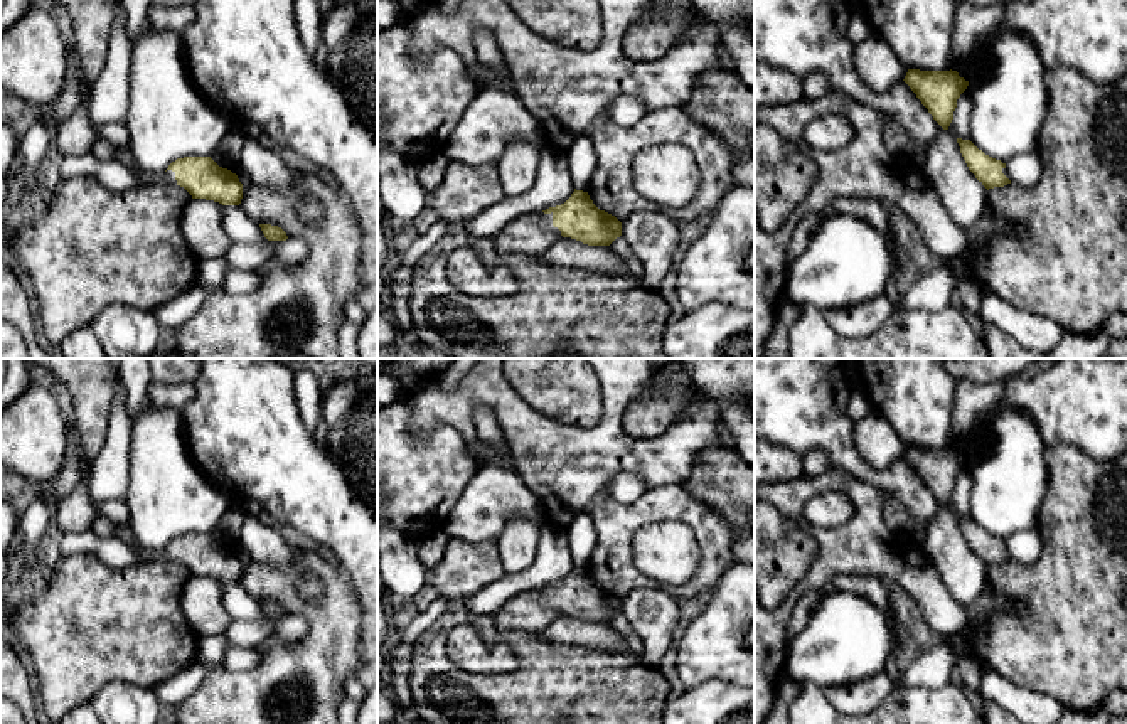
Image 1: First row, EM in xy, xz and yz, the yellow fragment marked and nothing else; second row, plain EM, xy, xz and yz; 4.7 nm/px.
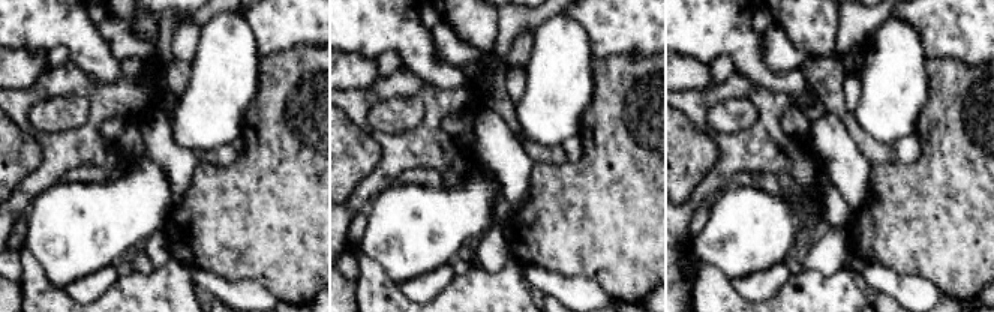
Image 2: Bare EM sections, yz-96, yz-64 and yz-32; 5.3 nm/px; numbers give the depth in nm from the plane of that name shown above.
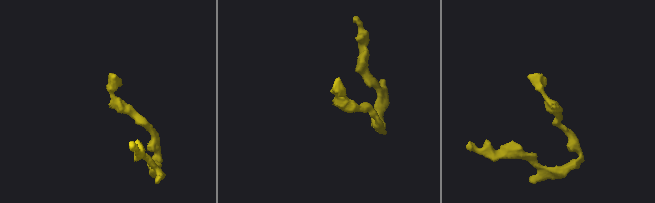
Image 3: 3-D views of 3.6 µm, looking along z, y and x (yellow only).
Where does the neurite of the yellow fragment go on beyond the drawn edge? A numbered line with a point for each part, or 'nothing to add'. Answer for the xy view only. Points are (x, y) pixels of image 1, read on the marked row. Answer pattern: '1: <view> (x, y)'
1: xy (123, 155)

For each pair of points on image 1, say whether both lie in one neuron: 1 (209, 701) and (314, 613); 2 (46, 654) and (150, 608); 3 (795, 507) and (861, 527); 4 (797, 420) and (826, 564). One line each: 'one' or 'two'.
1: one
2: one
3: one
4: two

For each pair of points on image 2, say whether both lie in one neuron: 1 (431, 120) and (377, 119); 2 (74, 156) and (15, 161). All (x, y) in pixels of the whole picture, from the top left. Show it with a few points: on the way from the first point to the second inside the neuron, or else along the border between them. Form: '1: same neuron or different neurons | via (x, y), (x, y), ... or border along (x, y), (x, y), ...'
1: different neurons | border along (419, 98), (423, 119), (413, 128), (389, 134)
2: different neurons | border along (24, 129), (39, 144), (41, 162), (17, 185)

